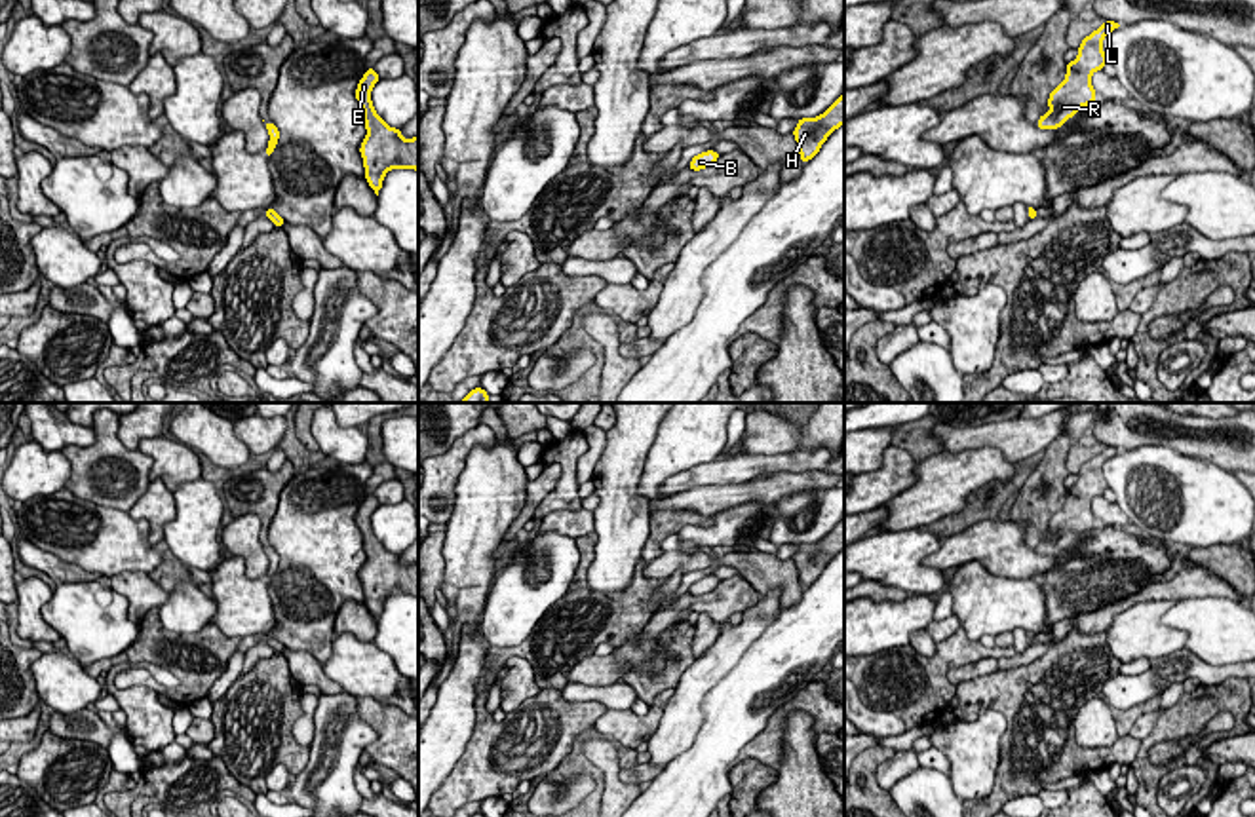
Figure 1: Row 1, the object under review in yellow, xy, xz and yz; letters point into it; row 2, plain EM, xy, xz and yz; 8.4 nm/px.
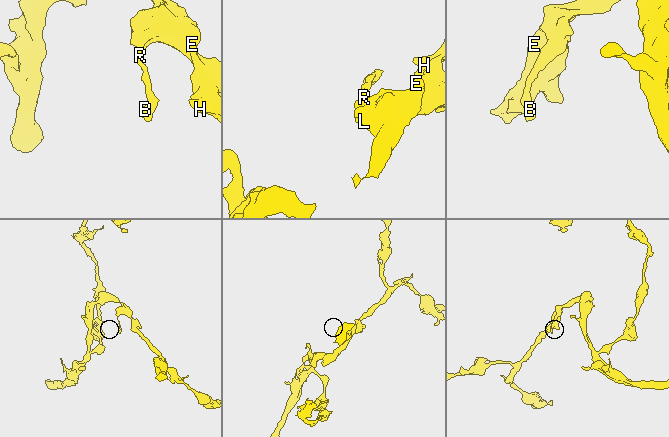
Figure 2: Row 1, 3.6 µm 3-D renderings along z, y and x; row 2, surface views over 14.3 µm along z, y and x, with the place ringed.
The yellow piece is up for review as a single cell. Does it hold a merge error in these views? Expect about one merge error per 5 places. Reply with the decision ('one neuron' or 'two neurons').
one neuron

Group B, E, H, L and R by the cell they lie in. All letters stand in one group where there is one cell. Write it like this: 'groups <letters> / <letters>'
groups B E H L R

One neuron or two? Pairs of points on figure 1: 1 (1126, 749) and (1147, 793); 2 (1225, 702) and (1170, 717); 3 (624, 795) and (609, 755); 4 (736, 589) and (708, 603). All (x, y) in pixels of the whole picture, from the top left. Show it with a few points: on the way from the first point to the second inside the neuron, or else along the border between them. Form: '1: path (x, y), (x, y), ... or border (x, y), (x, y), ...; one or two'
1: border (1141, 745), (1130, 762); two
2: path (1212, 702), (1183, 713); one
3: path (615, 785), (609, 764); one
4: path (729, 597), (715, 603); one

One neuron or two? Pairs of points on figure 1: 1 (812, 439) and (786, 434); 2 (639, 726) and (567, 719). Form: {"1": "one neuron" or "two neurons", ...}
{"1": "two neurons", "2": "two neurons"}

